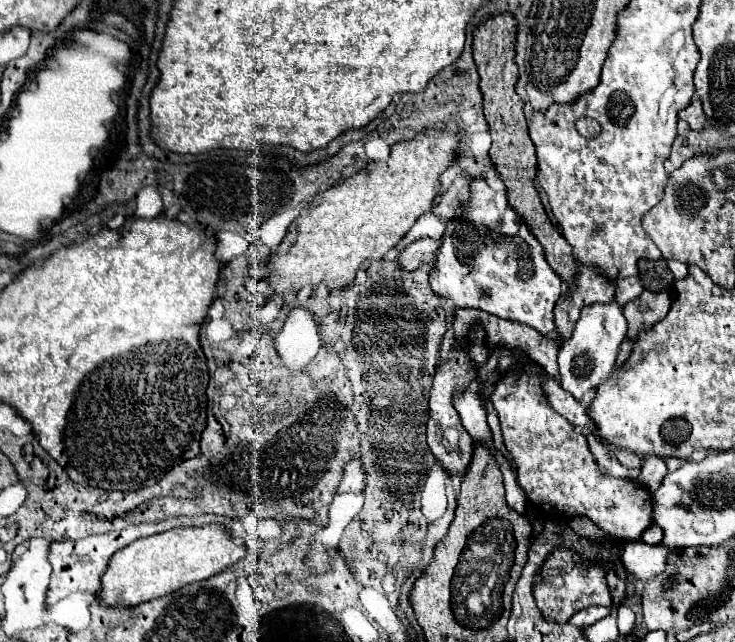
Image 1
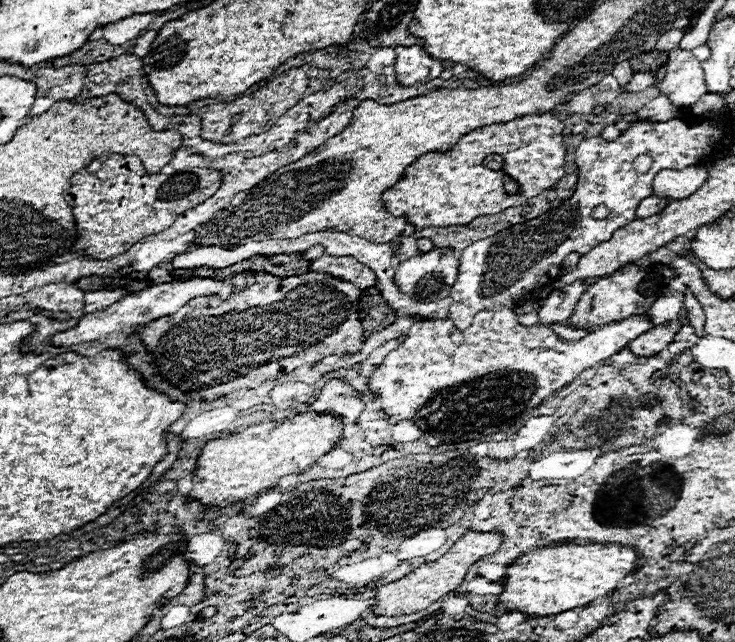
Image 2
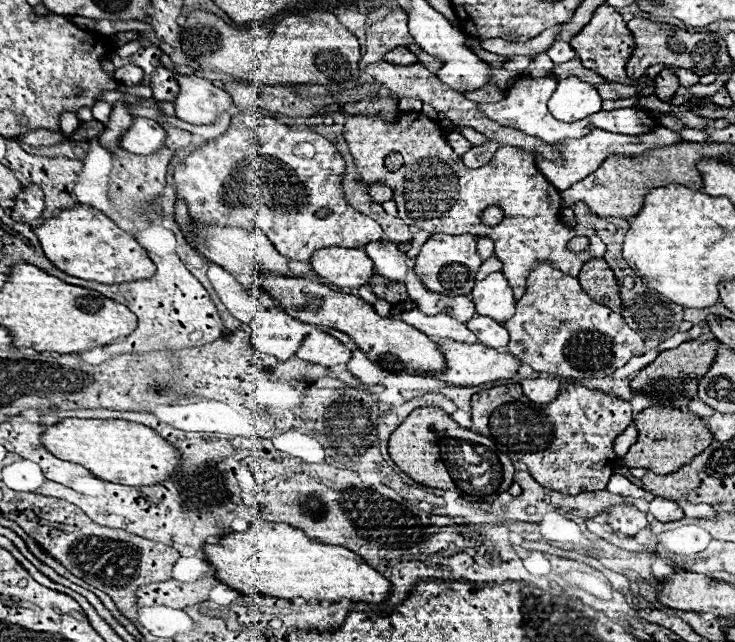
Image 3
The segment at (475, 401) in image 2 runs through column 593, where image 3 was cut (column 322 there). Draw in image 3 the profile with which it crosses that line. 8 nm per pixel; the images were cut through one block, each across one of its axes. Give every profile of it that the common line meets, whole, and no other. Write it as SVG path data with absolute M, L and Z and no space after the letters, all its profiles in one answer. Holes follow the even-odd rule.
M312 330L304 338L296 356L310 364L320 364L324 368L332 368L338 364L348 364L348 360L352 358L352 352L342 342L338 342L334 336L322 332L322 330Z

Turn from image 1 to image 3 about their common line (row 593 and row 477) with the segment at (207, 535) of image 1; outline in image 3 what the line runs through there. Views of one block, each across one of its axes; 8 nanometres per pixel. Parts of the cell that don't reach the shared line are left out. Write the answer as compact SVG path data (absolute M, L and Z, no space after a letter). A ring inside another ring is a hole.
M66 418L54 428L46 428L42 442L54 456L82 464L94 476L134 488L166 482L180 466L180 452L156 430L126 420Z

